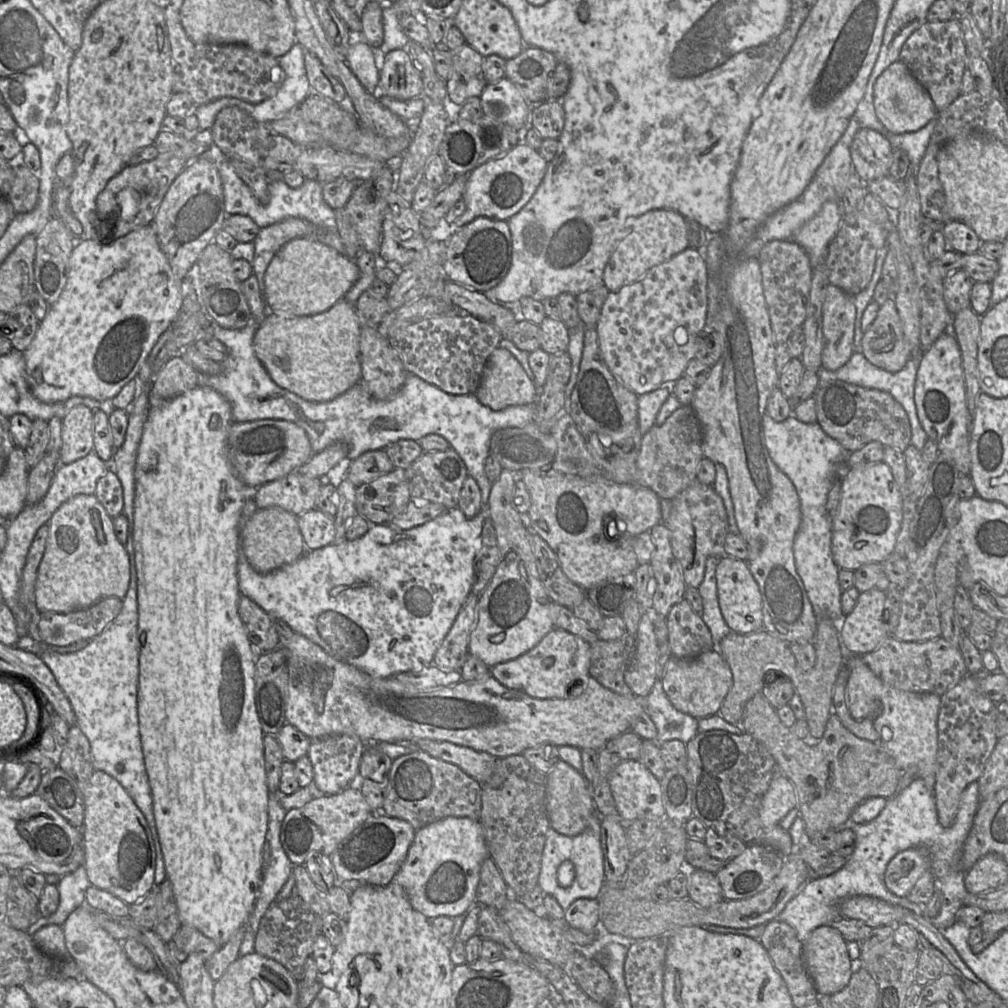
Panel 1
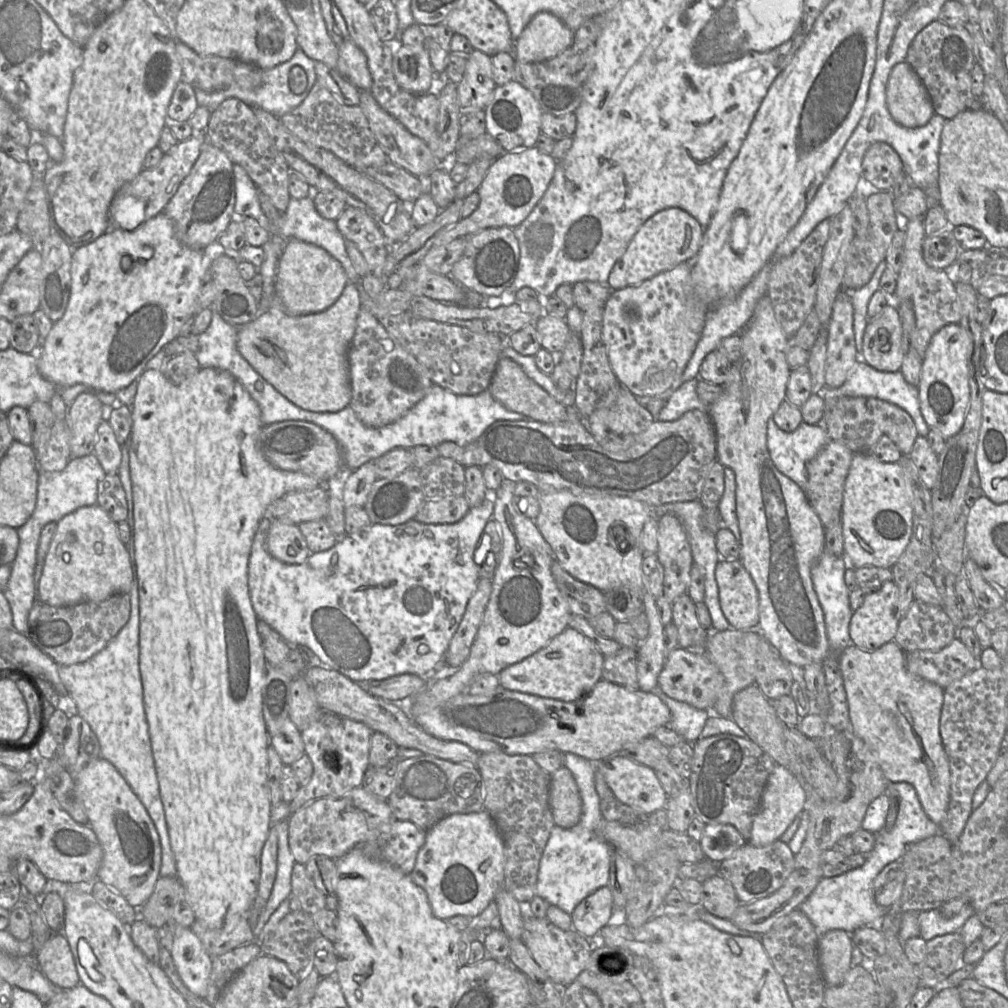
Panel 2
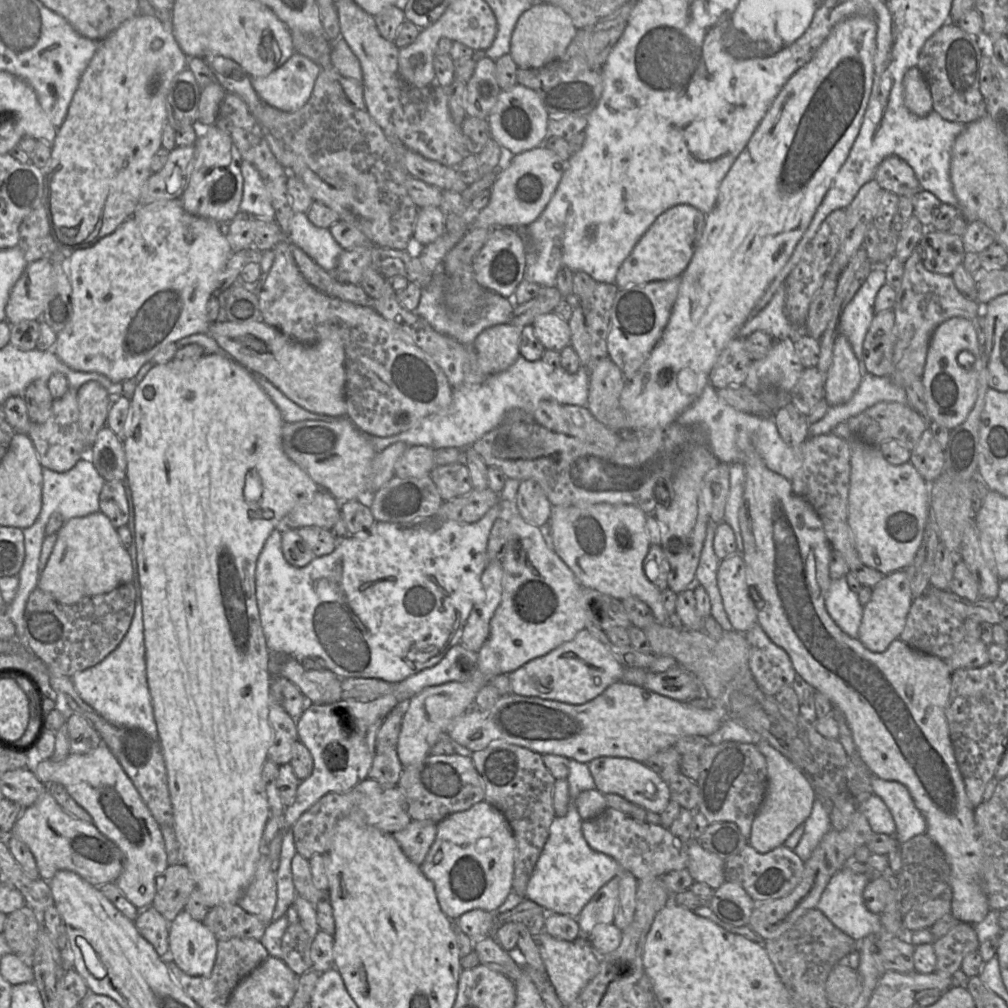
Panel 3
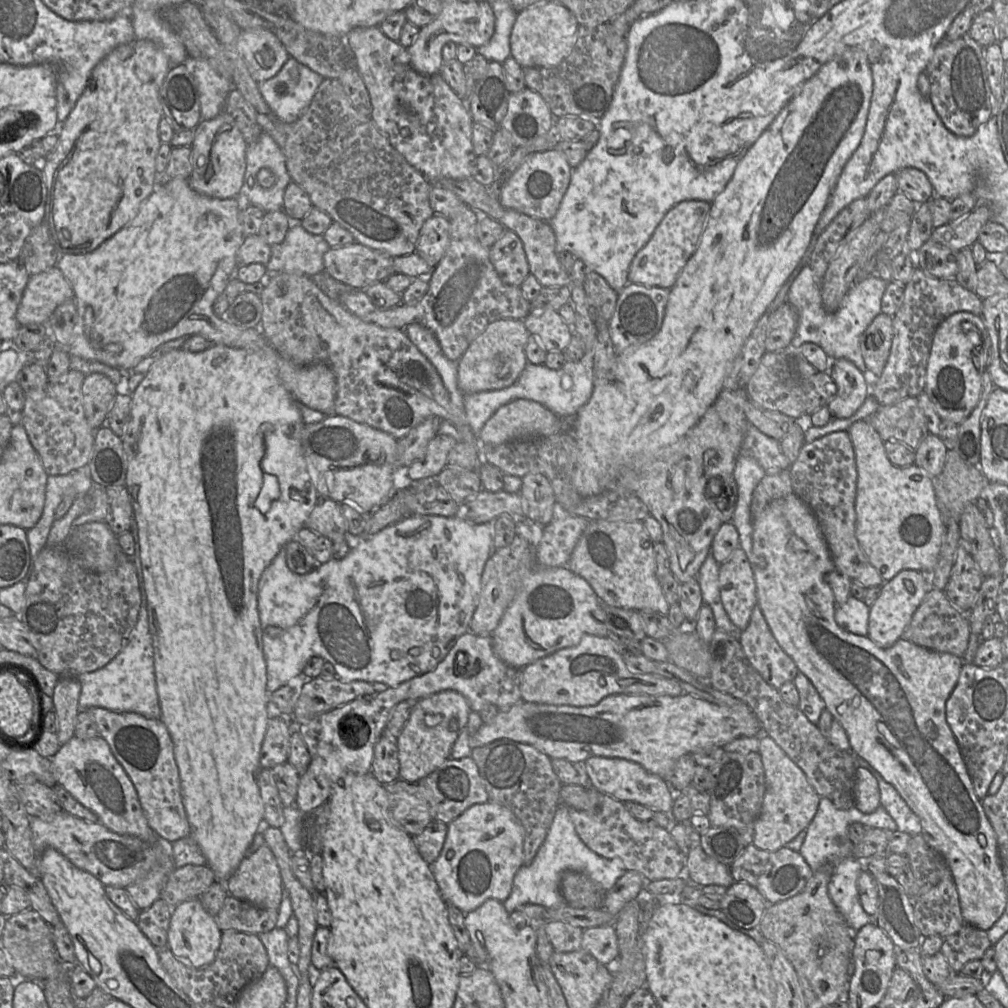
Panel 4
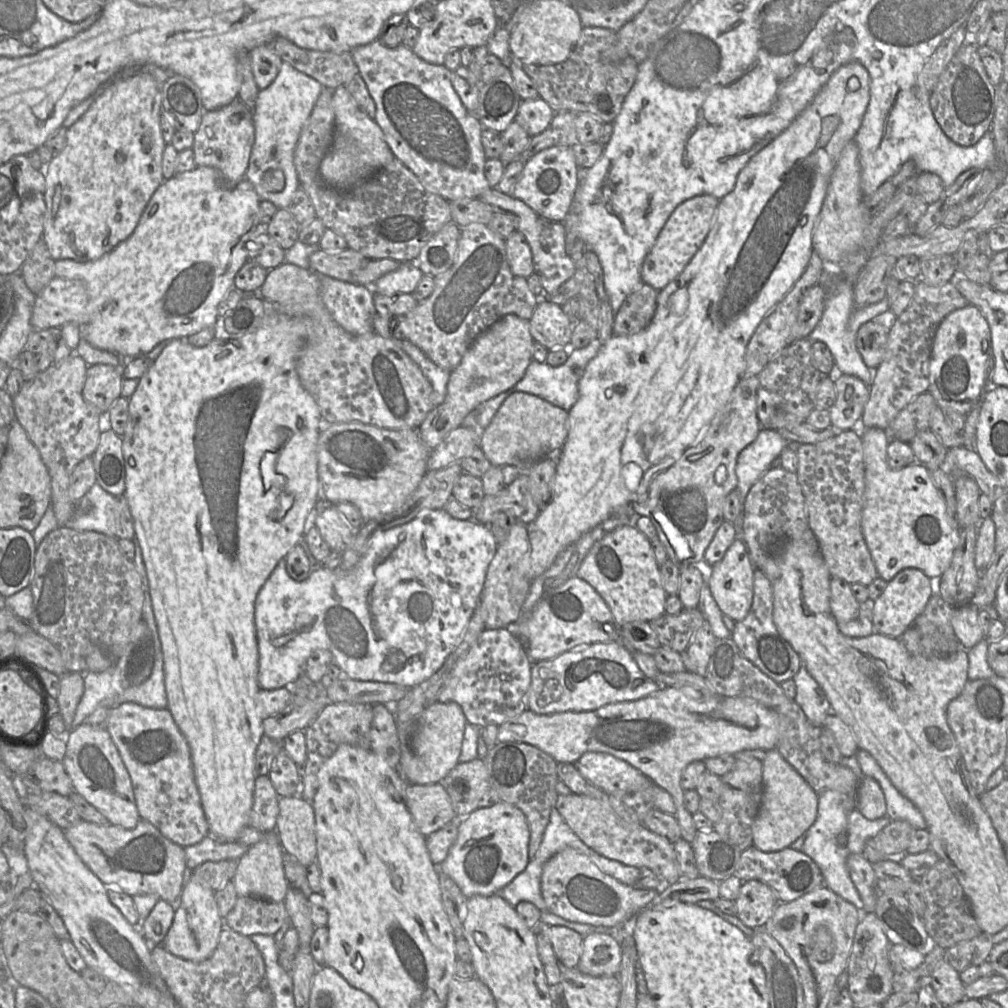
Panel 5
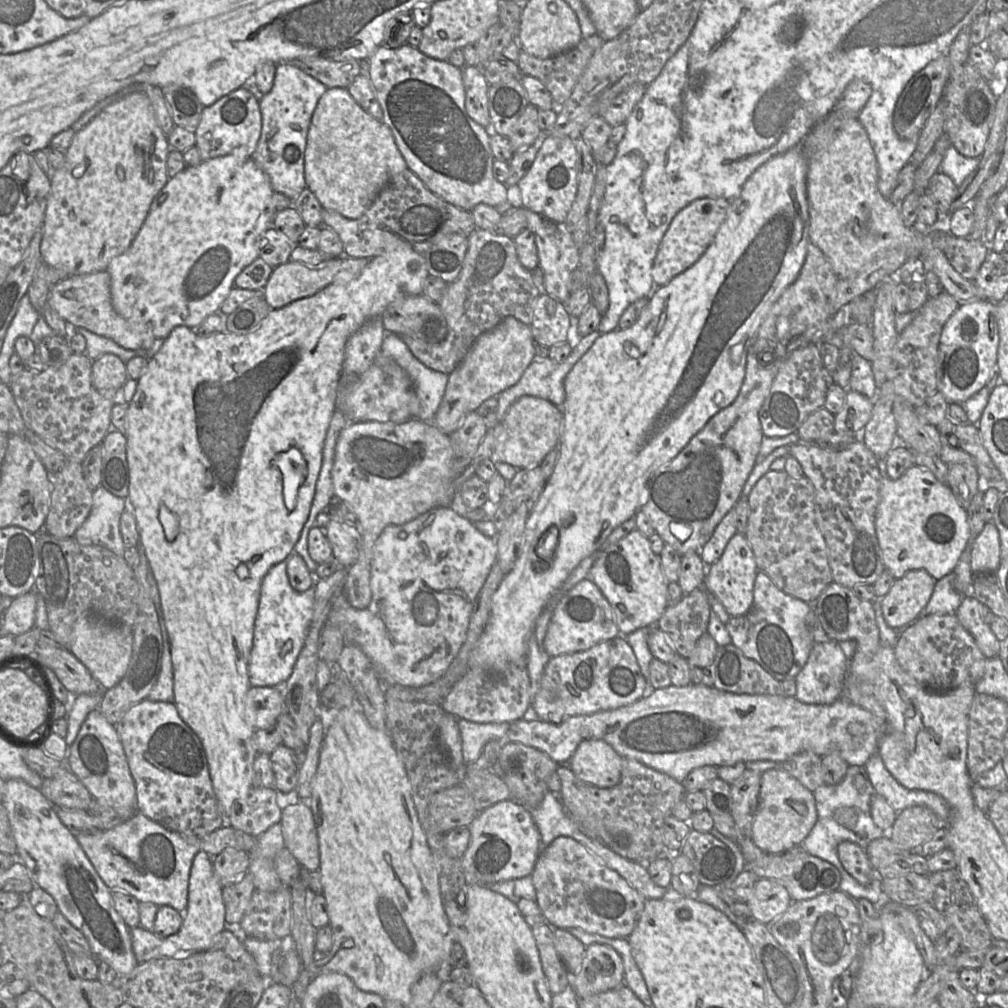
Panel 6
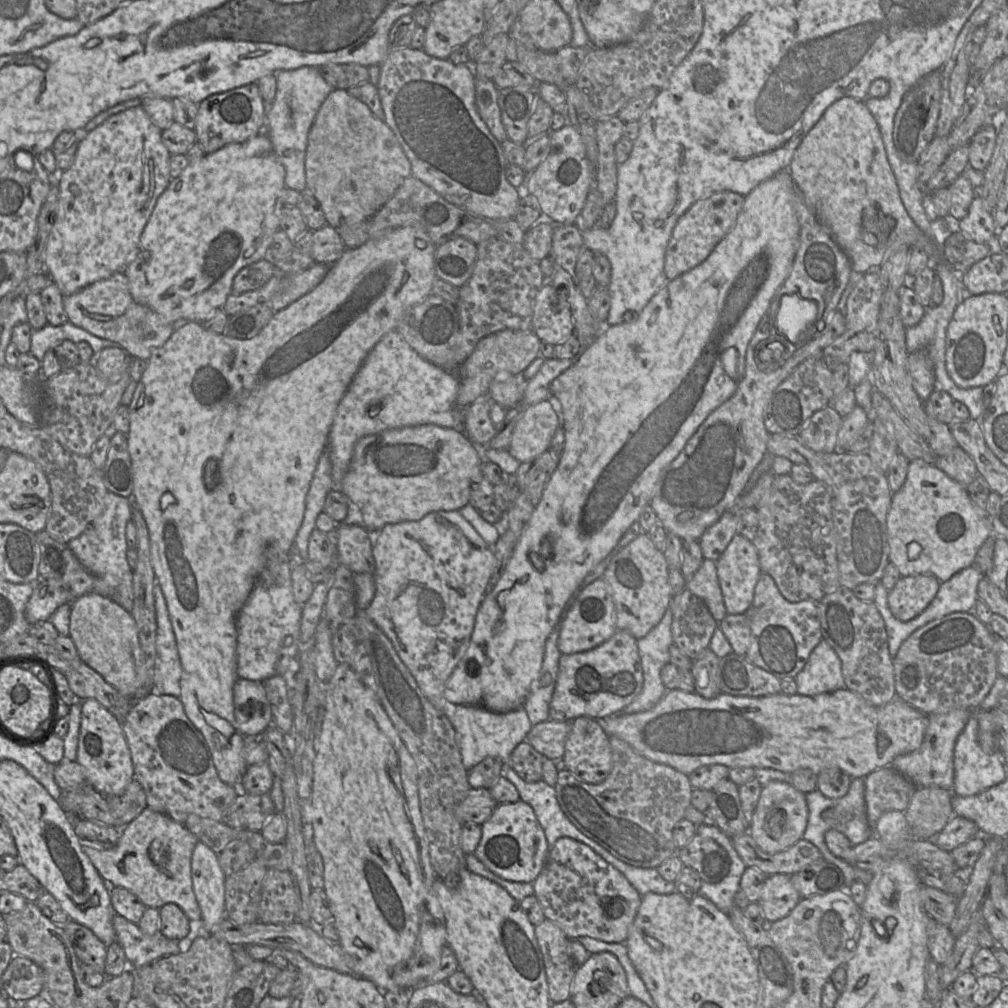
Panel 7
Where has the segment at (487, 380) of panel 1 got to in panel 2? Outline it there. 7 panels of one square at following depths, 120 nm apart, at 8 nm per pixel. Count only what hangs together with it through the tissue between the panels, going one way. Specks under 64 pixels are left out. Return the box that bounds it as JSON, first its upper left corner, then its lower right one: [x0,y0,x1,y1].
[487,358,568,423]

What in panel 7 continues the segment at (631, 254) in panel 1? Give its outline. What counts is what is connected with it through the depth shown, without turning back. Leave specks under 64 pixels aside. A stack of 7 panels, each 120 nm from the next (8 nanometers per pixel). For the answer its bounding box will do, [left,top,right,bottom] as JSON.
[664,191,745,280]

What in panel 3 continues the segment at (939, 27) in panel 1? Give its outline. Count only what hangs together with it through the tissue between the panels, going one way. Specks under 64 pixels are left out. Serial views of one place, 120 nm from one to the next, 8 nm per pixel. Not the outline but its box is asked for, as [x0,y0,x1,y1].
[917,22,987,124]

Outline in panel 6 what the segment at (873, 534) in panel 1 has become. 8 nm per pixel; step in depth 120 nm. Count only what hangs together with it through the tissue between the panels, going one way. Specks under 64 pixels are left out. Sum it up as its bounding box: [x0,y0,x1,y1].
[875,465,970,581]

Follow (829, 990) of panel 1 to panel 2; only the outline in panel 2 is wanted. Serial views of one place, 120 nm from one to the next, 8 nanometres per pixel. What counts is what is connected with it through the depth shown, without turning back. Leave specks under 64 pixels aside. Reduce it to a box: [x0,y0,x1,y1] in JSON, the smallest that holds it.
[819,929,853,987]

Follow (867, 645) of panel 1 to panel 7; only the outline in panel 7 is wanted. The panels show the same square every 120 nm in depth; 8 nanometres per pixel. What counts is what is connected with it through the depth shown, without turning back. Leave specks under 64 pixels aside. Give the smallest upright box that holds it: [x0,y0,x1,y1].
[888,574,940,622]

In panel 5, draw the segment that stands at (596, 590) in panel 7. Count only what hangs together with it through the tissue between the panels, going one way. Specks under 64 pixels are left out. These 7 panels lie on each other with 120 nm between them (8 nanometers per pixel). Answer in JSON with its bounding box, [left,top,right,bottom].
[512,576,621,663]

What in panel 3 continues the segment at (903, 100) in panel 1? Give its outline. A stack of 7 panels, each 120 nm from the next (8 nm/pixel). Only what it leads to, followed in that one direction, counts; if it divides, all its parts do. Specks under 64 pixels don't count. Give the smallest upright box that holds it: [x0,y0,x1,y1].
[903,67,933,117]

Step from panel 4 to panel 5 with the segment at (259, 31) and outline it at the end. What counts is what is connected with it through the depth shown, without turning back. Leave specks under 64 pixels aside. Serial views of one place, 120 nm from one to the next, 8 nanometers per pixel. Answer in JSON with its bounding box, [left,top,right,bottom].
[250,44,282,89]

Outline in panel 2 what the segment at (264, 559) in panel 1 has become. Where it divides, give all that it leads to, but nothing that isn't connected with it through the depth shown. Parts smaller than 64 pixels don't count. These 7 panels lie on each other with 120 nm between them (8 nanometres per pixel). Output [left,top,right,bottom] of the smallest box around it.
[267,522,310,565]

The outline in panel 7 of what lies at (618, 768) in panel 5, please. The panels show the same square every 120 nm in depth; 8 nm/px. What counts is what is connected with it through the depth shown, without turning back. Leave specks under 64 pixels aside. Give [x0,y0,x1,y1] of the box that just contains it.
[563,716,613,783]

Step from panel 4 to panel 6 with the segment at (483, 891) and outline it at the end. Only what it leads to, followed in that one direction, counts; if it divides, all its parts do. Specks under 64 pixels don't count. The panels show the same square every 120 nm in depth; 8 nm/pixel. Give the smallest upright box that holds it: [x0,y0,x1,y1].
[461,799,542,885]

